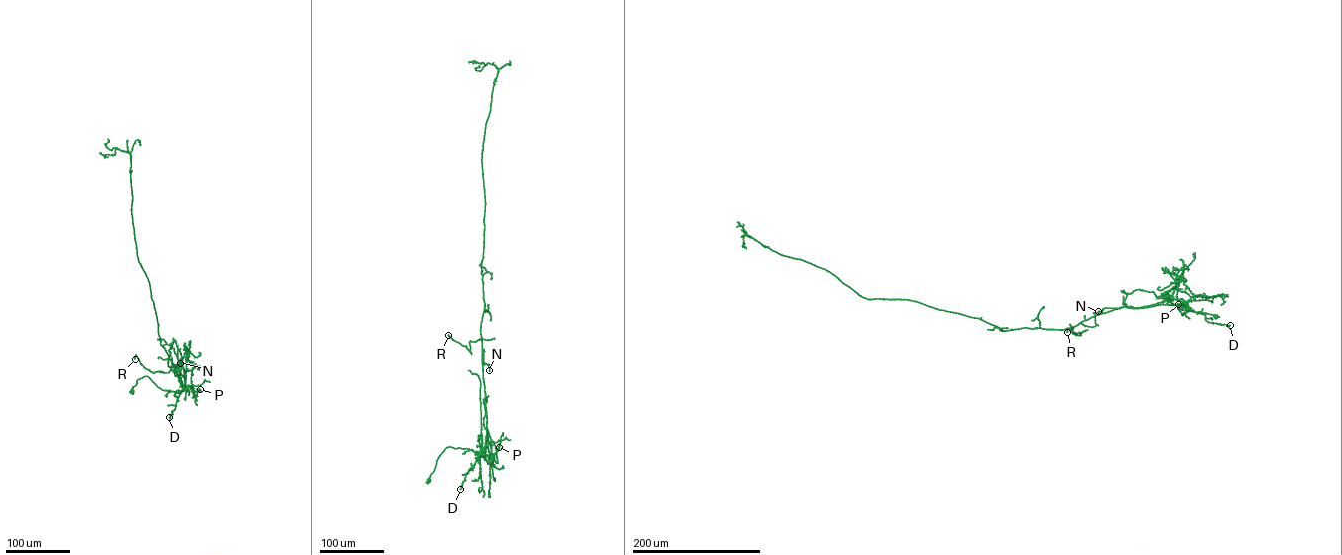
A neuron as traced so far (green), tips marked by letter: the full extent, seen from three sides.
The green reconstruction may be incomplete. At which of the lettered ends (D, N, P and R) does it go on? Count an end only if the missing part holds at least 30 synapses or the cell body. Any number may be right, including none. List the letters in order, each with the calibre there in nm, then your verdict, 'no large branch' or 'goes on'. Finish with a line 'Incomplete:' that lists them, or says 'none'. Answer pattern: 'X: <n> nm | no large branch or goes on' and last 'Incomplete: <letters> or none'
D: 160 nm | no large branch
N: 460 nm | no large branch
P: 120 nm | no large branch
R: 550 nm | no large branch
Incomplete: none

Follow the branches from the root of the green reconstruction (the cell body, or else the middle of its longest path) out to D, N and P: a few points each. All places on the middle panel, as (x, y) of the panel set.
D: (428, 480), (445, 448), (468, 448), (479, 456), (466, 473), (460, 489)
N: (428, 480), (437, 460), (447, 447), (482, 453), (487, 428), (483, 349), (483, 361), (489, 370)
P: (428, 480), (437, 460), (447, 447), (468, 448), (479, 454), (483, 450), (488, 457), (499, 447)

